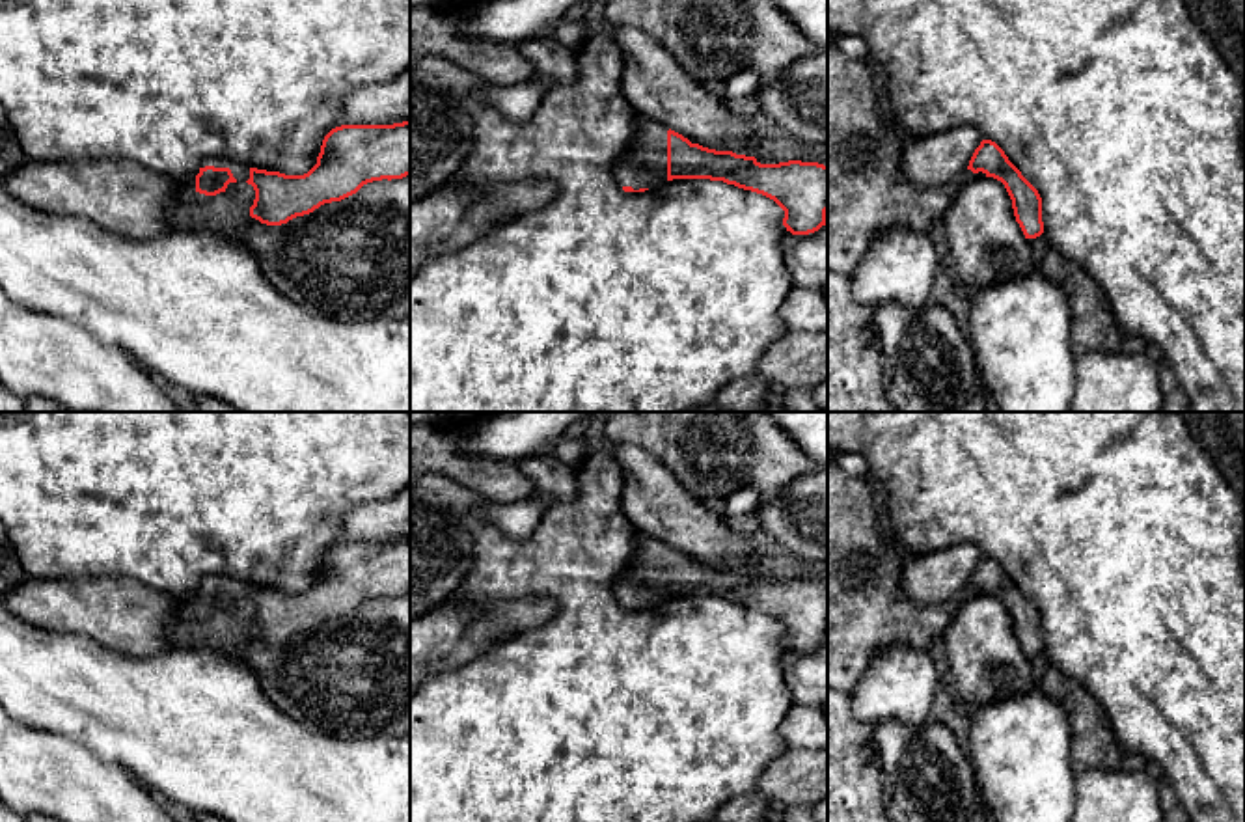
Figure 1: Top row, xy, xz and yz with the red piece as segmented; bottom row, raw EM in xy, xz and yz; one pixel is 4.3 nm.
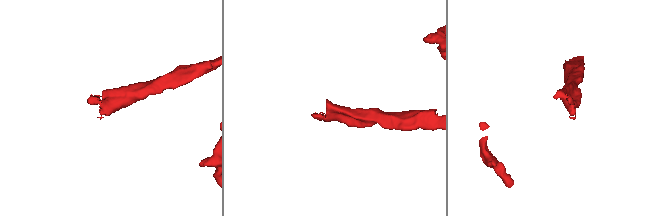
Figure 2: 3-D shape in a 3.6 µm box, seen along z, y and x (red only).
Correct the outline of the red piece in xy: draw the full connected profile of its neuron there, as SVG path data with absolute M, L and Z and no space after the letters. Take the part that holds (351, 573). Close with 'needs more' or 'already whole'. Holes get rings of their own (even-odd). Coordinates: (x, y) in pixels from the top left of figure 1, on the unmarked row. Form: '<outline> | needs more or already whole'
M410 537L393 542L341 542L324 554L317 582L304 593L257 587L224 576L203 578L196 593L196 608L183 610L173 623L166 624L166 636L179 649L212 651L224 658L240 660L239 647L252 636L267 643L281 643L324 621L341 619L367 600L406 593L410 593ZM237 598L255 608L250 626L224 611L227 602Z | needs more

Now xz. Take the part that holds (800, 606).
M637 531L636 542L636 555L615 585L615 596L624 610L645 610L673 596L723 598L773 617L785 628L783 643L792 652L809 652L826 643L828 583L801 578L760 582L755 574L736 572L732 569L716 569L691 561L682 552L647 533Z | needs more

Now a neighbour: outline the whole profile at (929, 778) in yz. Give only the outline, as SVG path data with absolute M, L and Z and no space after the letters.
M893 719L876 727L872 742L891 822L986 822L975 768L951 719L917 729Z

